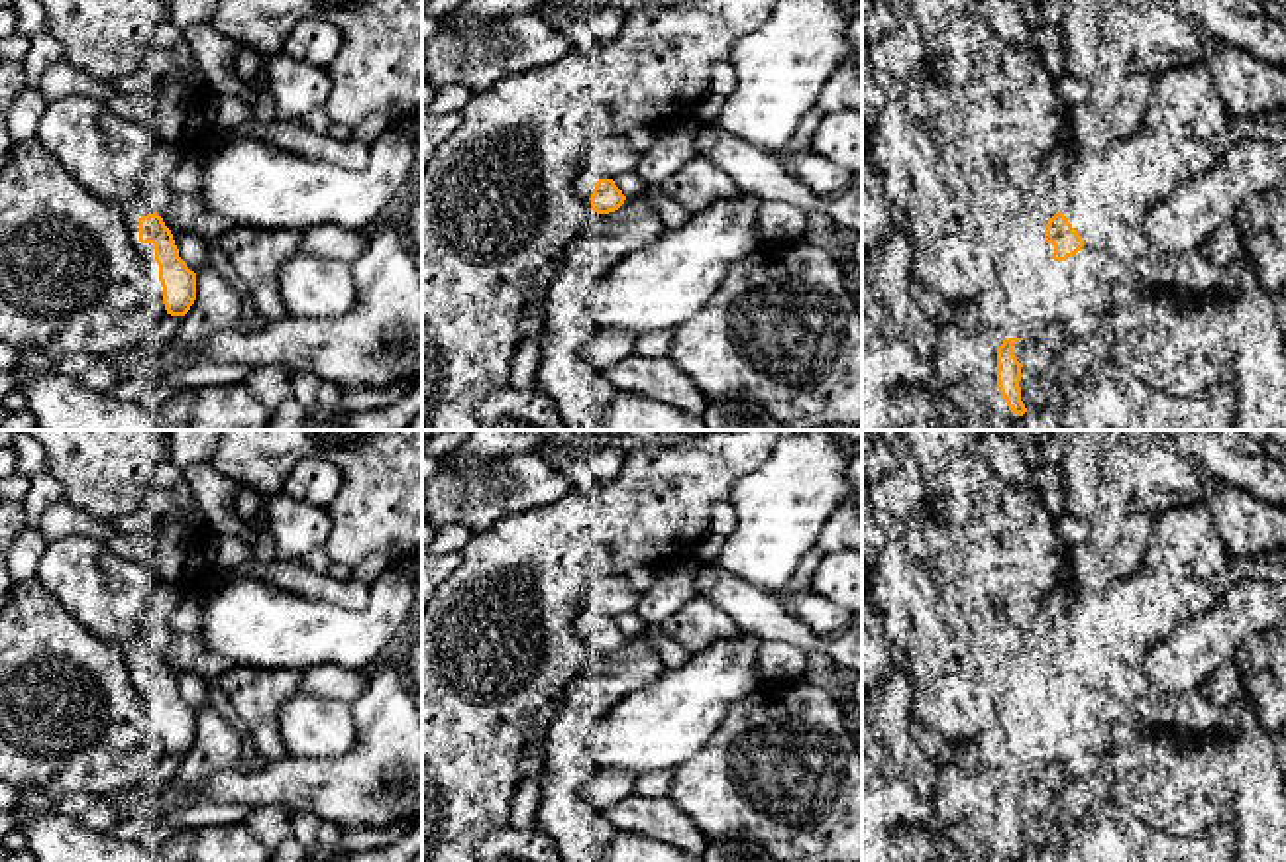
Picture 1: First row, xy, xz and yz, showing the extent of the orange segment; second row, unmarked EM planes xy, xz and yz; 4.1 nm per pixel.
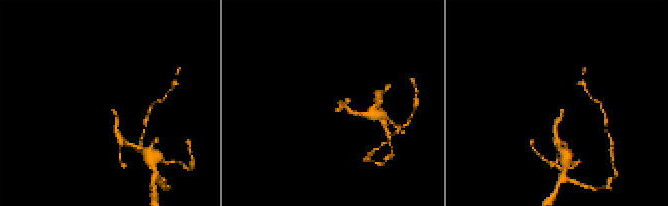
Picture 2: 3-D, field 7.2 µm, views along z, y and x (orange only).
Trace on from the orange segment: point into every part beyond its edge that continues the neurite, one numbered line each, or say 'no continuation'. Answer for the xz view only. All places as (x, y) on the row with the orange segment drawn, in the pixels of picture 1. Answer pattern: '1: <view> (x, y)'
1: xz (586, 181)

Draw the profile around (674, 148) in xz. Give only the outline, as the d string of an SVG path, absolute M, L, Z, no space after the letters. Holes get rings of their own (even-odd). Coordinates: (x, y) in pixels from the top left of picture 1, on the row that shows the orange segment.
M689 114L666 130L658 130L654 143L642 153L636 169L648 187L658 187L697 157L695 135L699 128L701 122Z

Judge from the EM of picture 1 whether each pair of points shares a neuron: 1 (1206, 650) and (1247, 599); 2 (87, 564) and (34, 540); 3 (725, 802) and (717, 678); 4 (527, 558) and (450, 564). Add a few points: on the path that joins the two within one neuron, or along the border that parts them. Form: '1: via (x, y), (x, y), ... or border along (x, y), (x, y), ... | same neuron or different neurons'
1: via (1212, 639), (1239, 611) | same neuron
2: border along (48, 542), (36, 578) | different neurons
3: border along (754, 692), (729, 707), (711, 739), (692, 758) | different neurons
4: border along (462, 550), (462, 562), (442, 582) | different neurons

